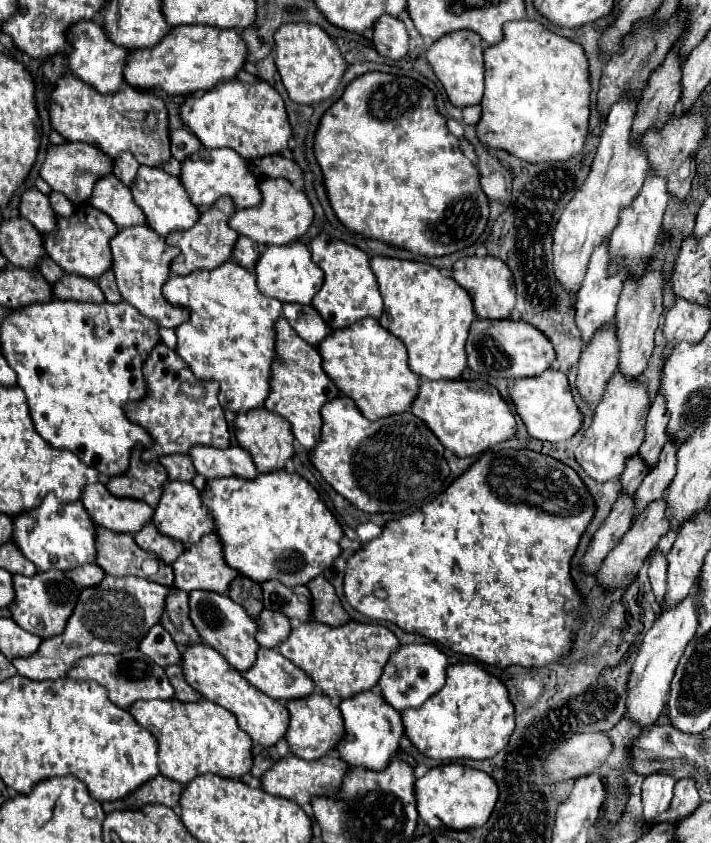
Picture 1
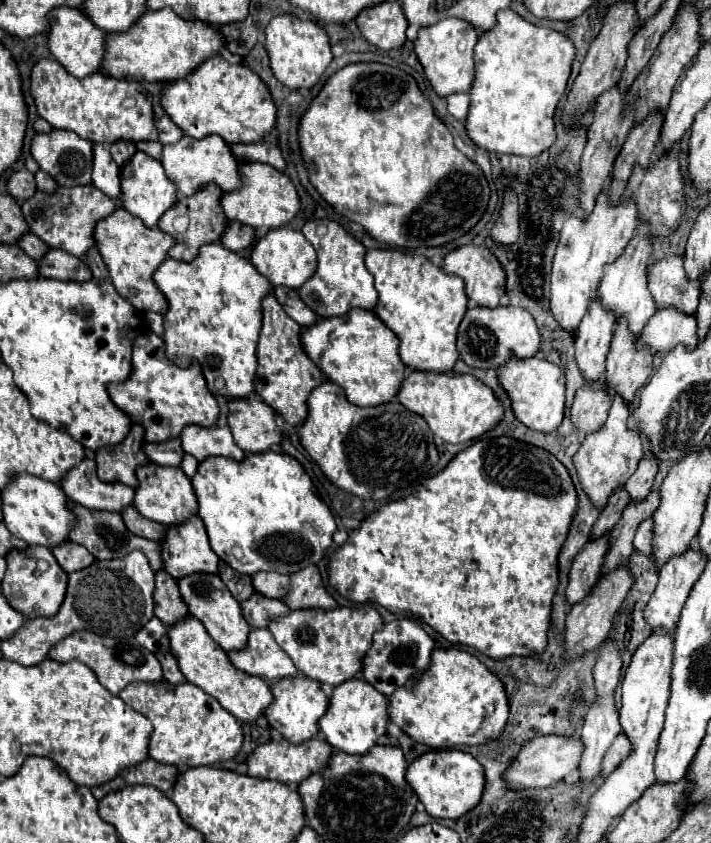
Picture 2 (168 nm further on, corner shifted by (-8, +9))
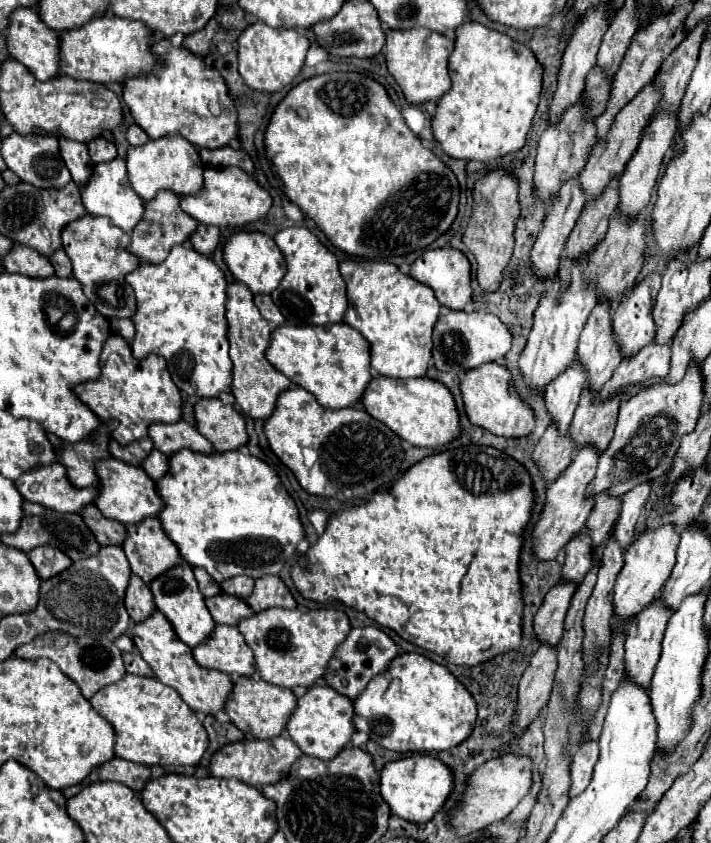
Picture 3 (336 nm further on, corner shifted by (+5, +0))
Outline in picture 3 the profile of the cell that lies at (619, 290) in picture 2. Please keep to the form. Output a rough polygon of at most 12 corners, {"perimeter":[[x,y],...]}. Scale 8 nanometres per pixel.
{"perimeter":[[600,298],[578,342],[594,394],[622,362],[610,302]]}

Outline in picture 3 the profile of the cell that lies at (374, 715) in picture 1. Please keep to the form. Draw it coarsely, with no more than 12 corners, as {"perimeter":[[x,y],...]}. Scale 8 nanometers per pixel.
{"perimeter":[[312,686],[288,722],[300,750],[322,760],[350,744],[352,700]]}

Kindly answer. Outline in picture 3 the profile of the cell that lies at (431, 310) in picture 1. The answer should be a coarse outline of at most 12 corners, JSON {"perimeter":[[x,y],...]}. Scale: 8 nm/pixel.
{"perimeter":[[340,262],[372,368],[422,378],[442,304],[390,262]]}

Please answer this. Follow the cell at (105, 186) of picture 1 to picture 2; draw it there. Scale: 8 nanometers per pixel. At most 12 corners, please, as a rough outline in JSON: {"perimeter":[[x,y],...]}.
{"perimeter":[[93,143],[93,185],[115,201],[119,167],[105,145]]}

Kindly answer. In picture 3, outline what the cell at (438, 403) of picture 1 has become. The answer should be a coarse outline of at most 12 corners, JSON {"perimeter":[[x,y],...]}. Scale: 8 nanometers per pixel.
{"perimeter":[[376,376],[362,400],[402,440],[438,448],[462,432],[438,380]]}

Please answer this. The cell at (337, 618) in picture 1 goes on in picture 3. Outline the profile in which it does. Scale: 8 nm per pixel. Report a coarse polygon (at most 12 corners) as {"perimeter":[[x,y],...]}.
{"perimeter":[[278,576],[256,580],[246,602],[254,612],[270,606],[296,608],[290,588]]}

